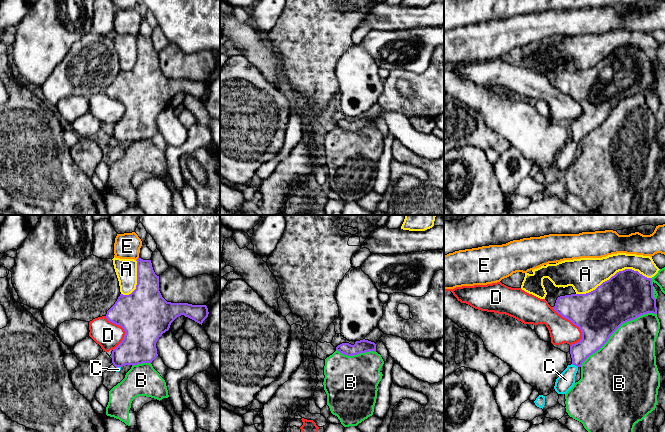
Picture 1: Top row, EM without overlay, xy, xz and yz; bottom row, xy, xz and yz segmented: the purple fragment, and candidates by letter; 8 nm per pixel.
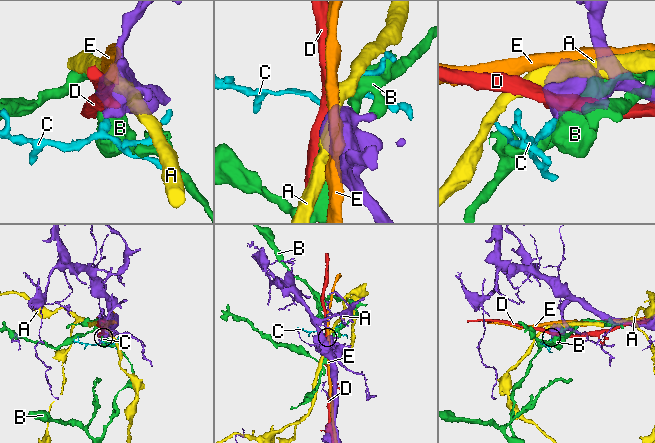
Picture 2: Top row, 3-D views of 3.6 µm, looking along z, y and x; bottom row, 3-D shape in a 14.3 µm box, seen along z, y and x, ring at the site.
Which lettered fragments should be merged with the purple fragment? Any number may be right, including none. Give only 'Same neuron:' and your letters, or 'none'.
Same neuron: C

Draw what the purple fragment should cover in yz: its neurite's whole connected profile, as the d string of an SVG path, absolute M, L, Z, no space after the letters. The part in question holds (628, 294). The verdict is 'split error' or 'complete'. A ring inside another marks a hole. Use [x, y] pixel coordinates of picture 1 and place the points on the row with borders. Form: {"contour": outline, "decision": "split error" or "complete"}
{"contour": "M632 269L617 272L589 293L558 297L553 309L582 332L582 339L570 346L572 364L555 382L555 391L565 395L574 386L582 363L622 324L647 313L657 314L651 278Z", "decision": "split error"}

